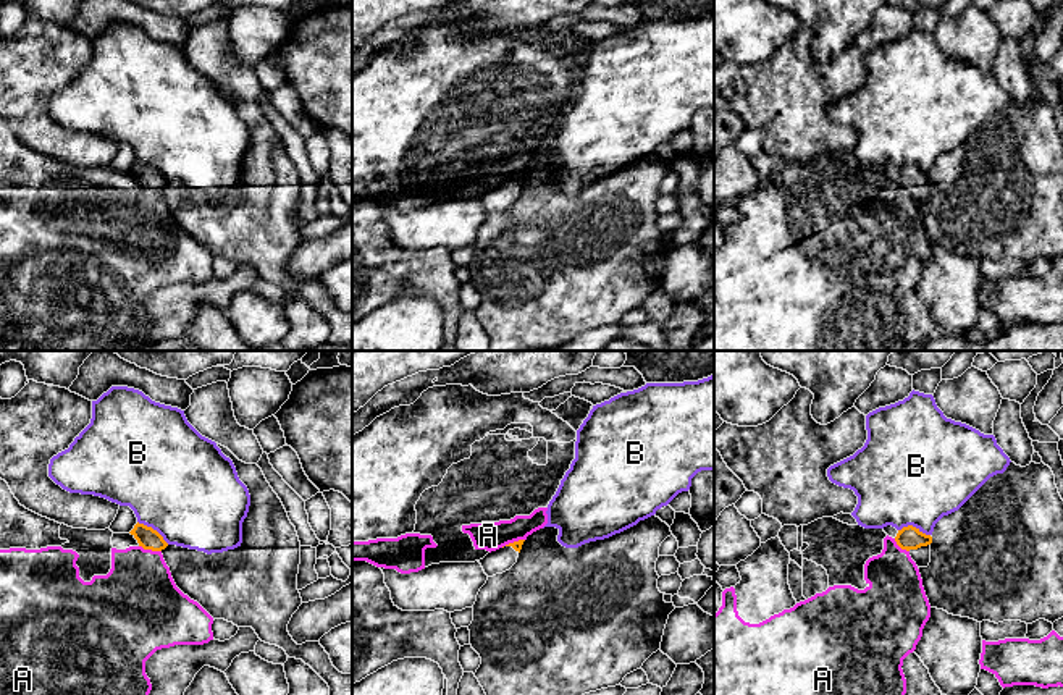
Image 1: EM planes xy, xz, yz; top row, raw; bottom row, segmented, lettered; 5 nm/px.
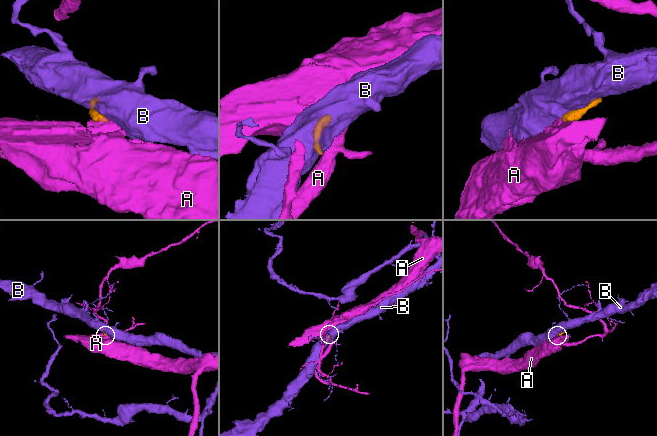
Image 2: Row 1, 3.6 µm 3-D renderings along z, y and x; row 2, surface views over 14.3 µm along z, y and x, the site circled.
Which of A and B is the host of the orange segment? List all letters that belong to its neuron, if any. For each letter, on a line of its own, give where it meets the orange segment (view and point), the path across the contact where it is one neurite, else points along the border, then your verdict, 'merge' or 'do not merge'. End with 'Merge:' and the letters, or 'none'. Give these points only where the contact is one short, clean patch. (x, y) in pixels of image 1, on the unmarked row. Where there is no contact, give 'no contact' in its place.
A: meets orange in xy at (151, 186); border along xy (139, 183), (160, 189); do not merge
B: meets orange in yz at (915, 165); do not merge
Merge: none

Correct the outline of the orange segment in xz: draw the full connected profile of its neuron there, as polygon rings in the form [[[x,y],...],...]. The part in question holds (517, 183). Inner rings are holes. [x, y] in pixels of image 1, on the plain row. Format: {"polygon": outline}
{"polygon": [[[525,178],[509,181],[504,186],[491,189],[483,197],[480,197],[478,200],[481,202],[485,212],[493,215],[509,208],[517,200],[523,179]]]}

